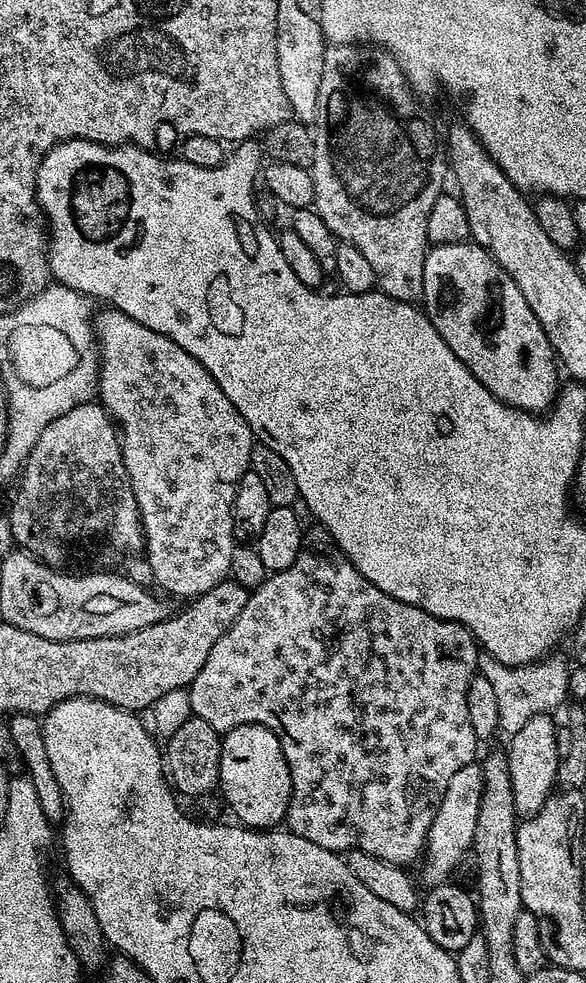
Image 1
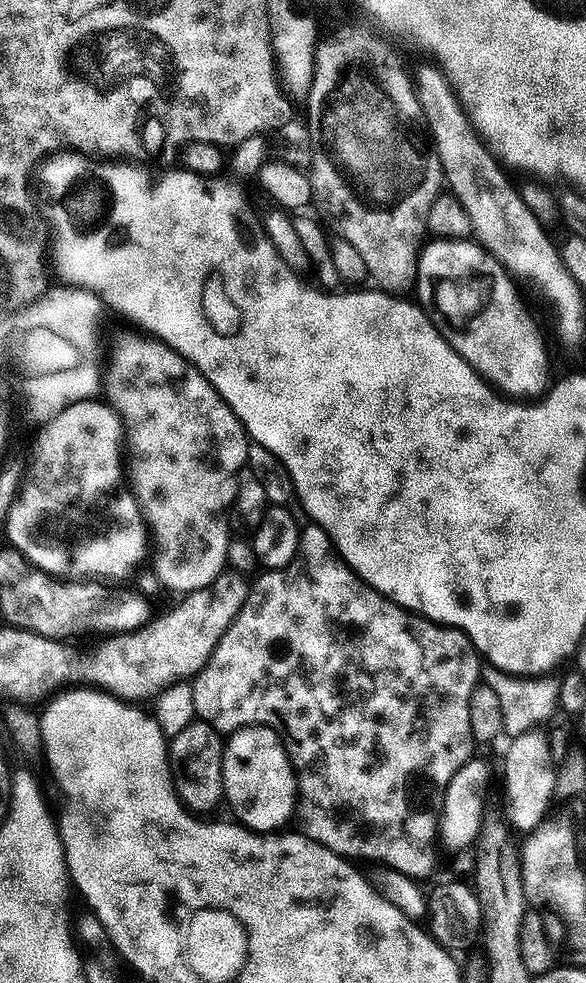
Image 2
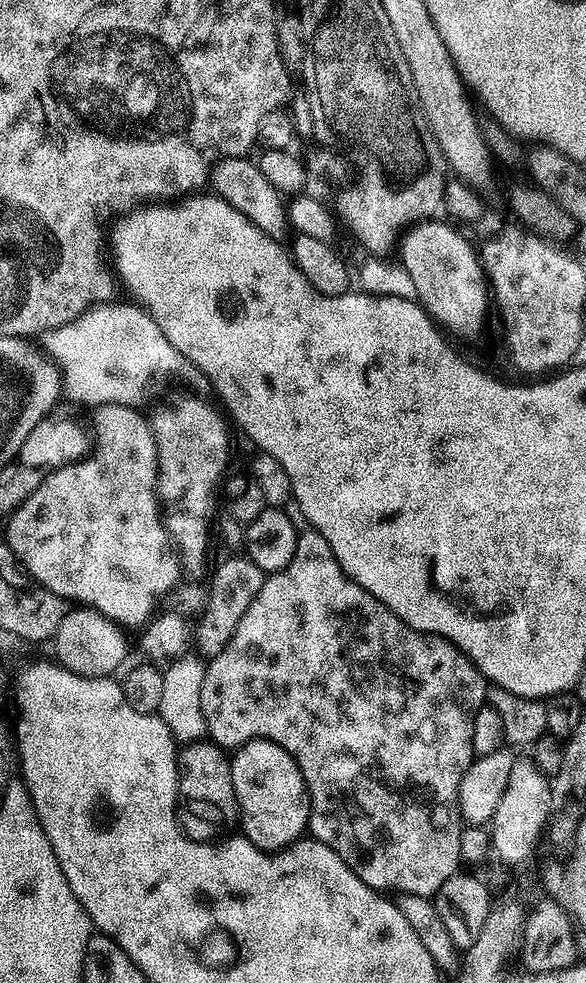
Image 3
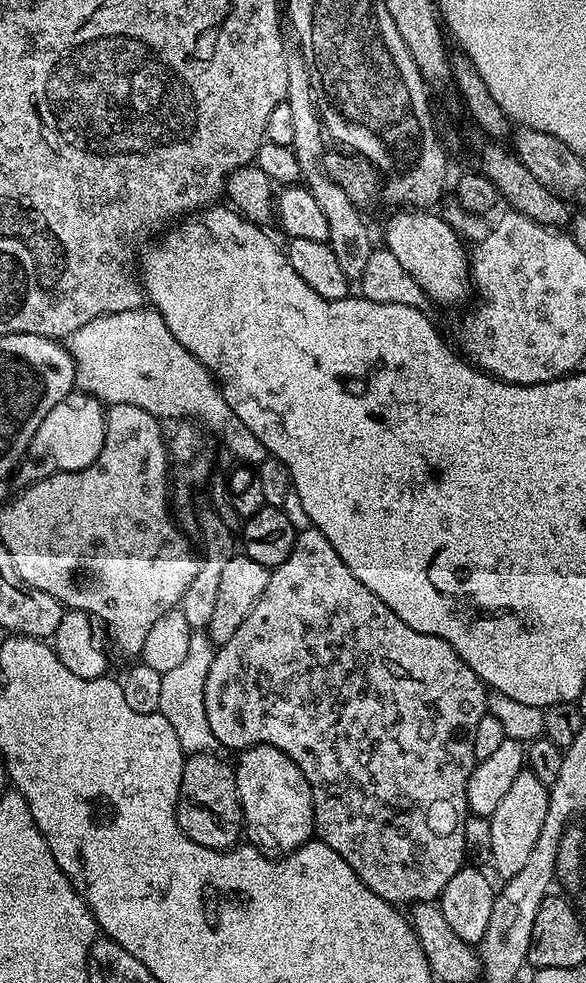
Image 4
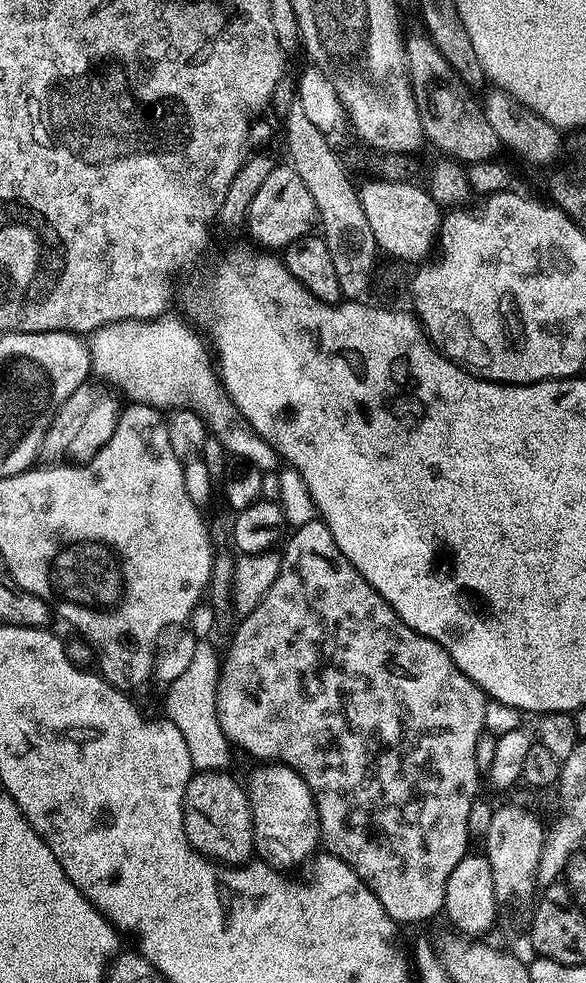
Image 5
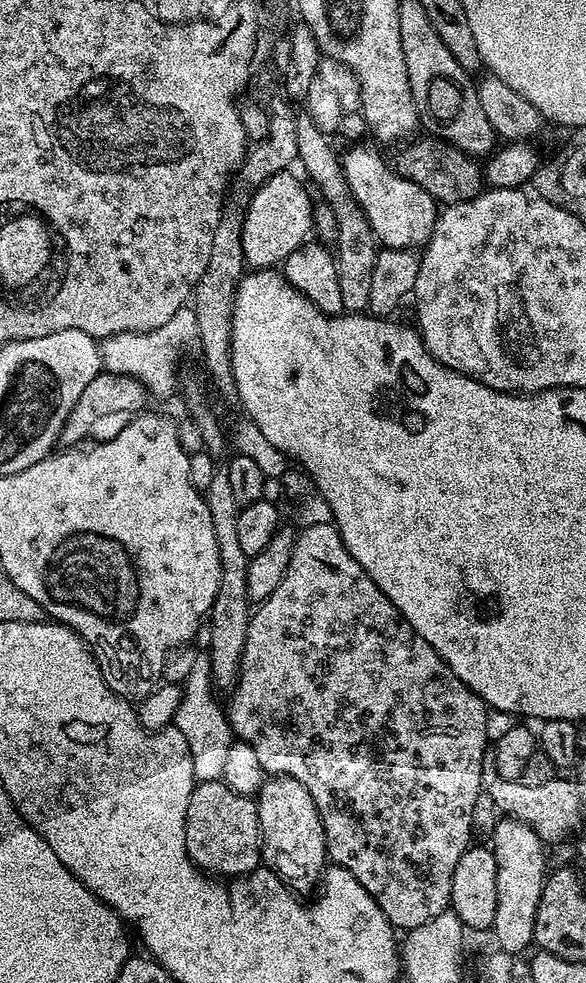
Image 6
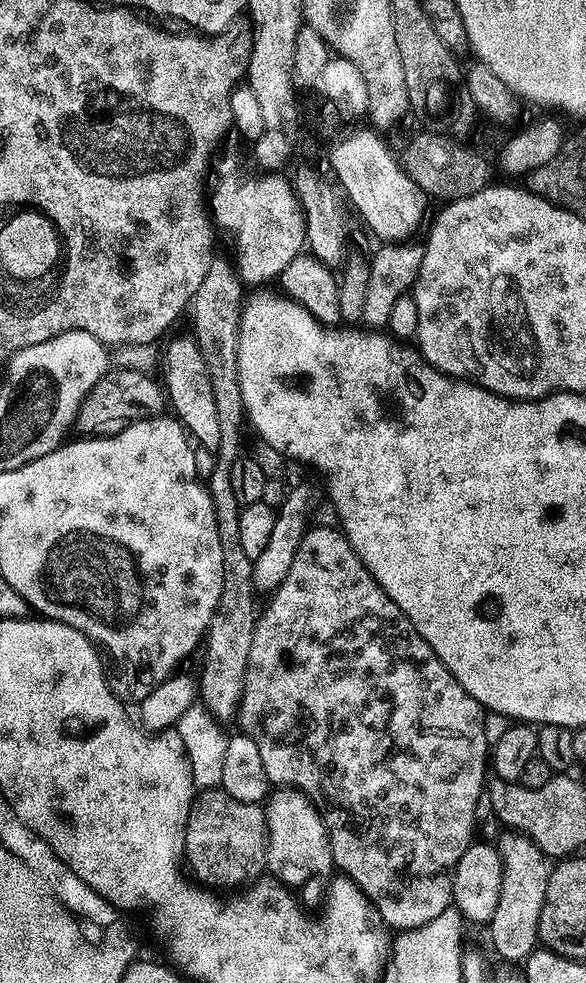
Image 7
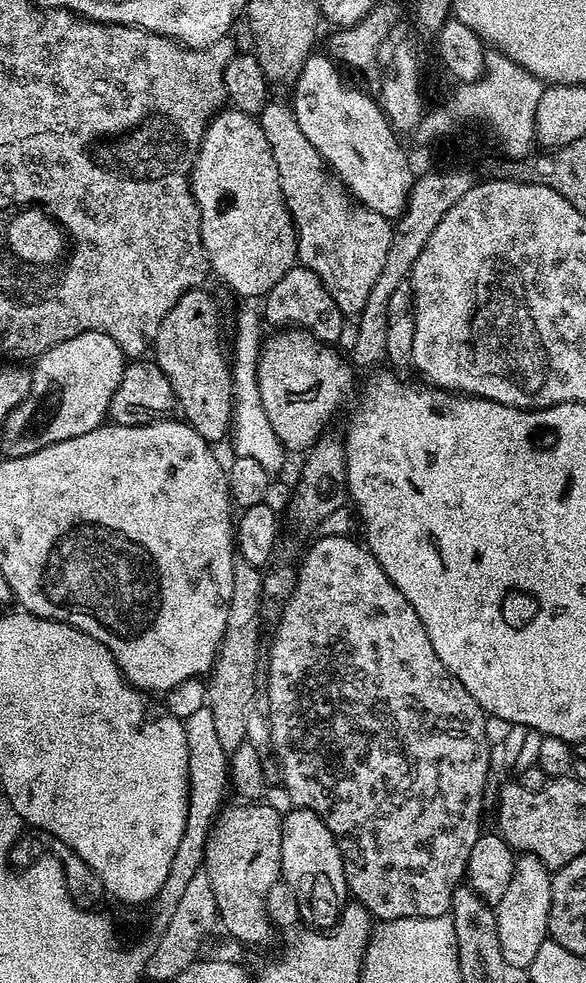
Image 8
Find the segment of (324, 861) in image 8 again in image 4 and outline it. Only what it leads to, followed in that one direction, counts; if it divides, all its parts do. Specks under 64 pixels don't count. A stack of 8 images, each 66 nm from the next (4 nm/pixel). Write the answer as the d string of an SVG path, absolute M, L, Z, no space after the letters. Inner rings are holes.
M256 744L239 753L240 761L235 761L236 789L240 799L242 824L248 828L248 836L255 847L268 854L287 854L308 843L316 827L312 791L298 766L282 750L269 744Z

